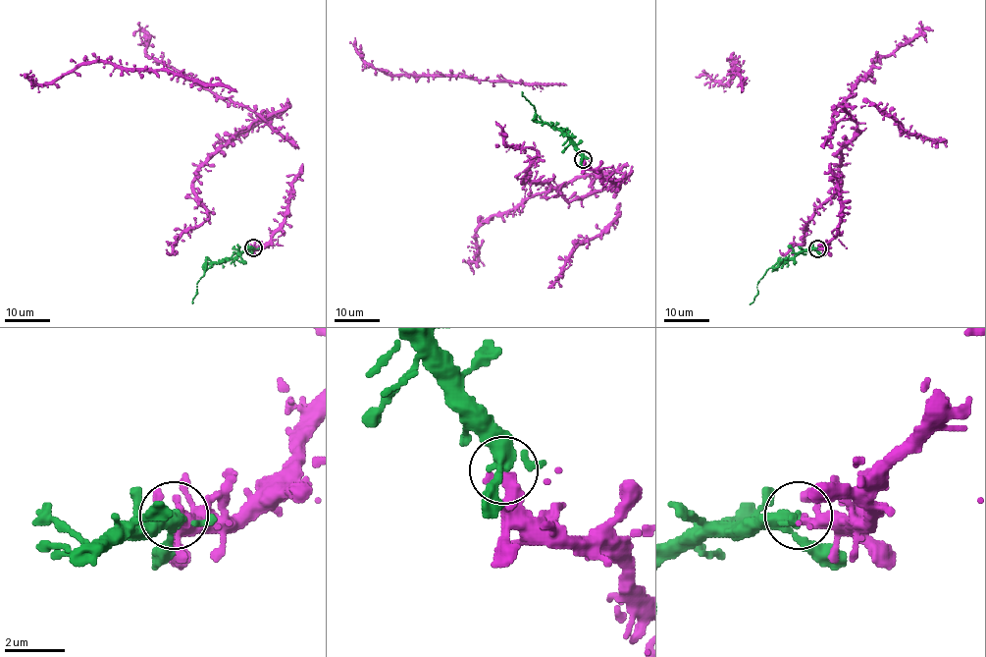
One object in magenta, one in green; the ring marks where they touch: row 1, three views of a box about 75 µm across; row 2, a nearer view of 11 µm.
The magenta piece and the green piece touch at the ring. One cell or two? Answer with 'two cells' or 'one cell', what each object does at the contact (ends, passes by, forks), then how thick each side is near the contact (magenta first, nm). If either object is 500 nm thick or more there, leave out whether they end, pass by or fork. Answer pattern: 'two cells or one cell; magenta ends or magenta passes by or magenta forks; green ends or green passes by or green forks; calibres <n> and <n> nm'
one cell; magenta ends; green forks; calibres 400 and 280 nm

